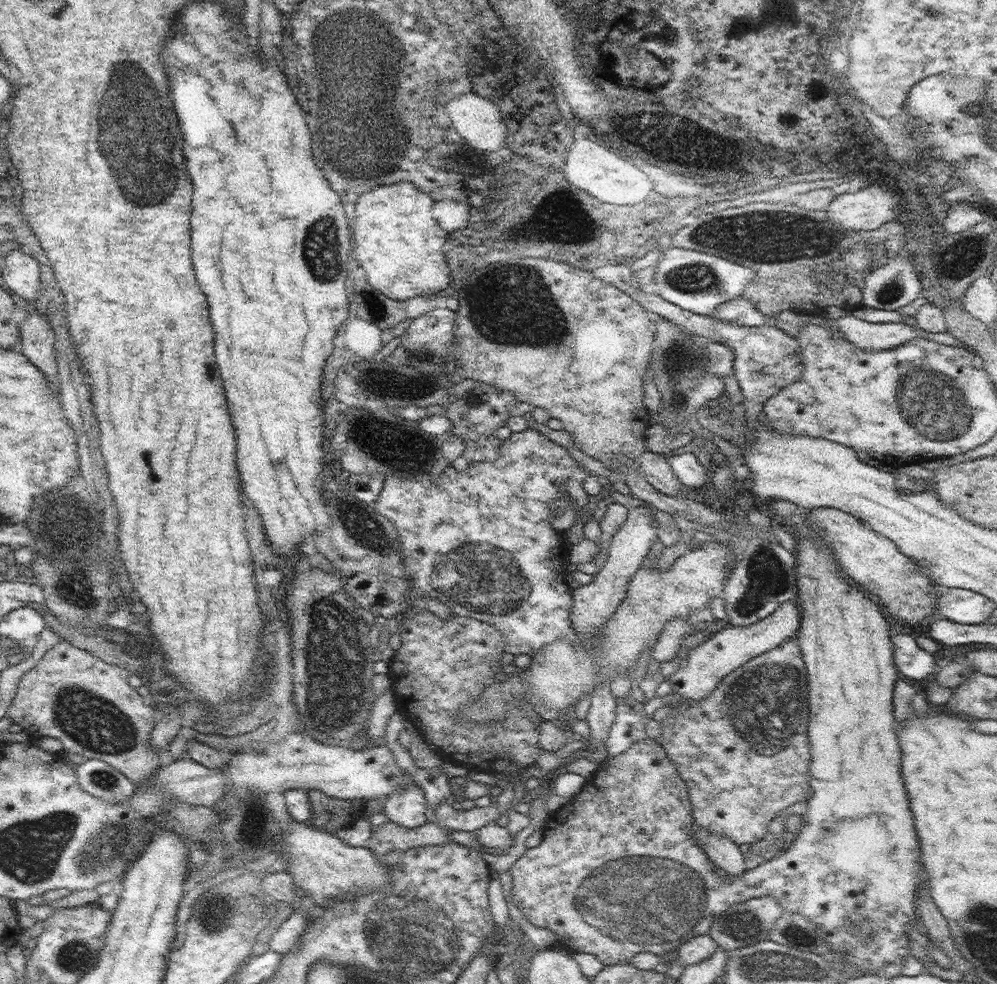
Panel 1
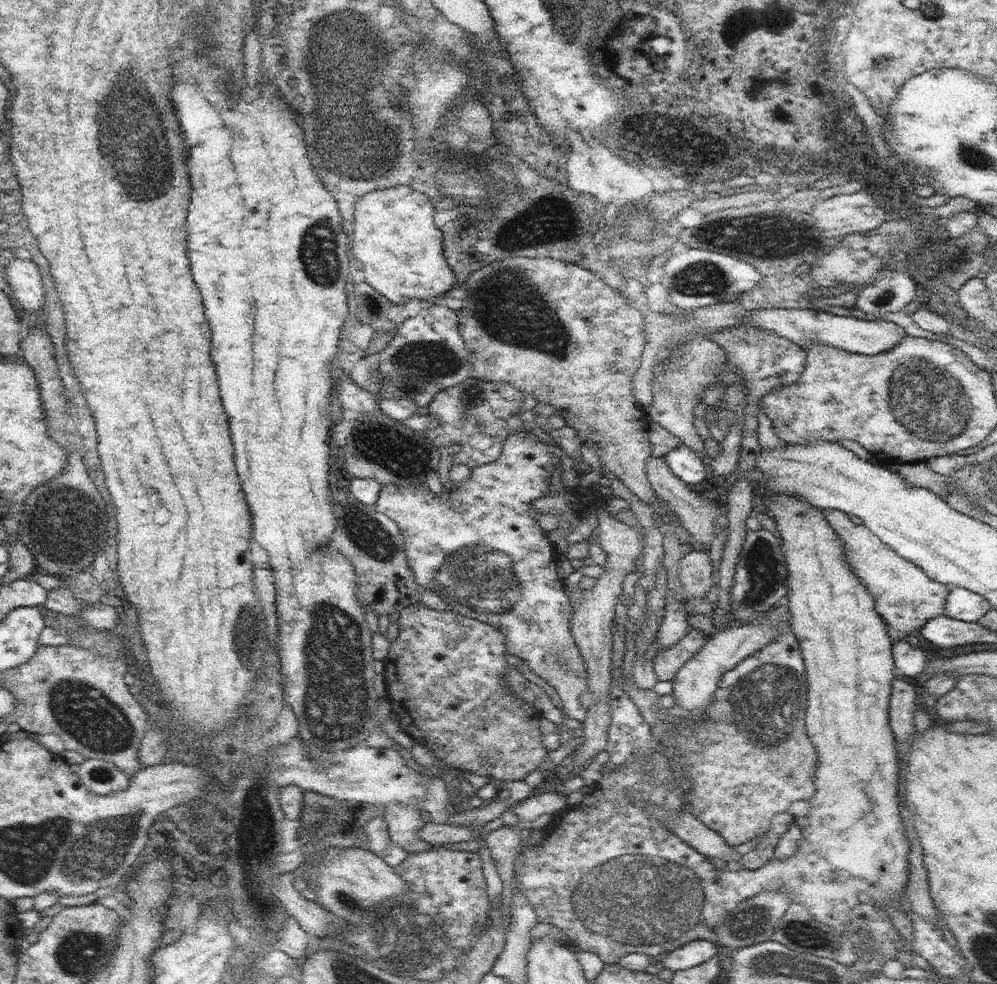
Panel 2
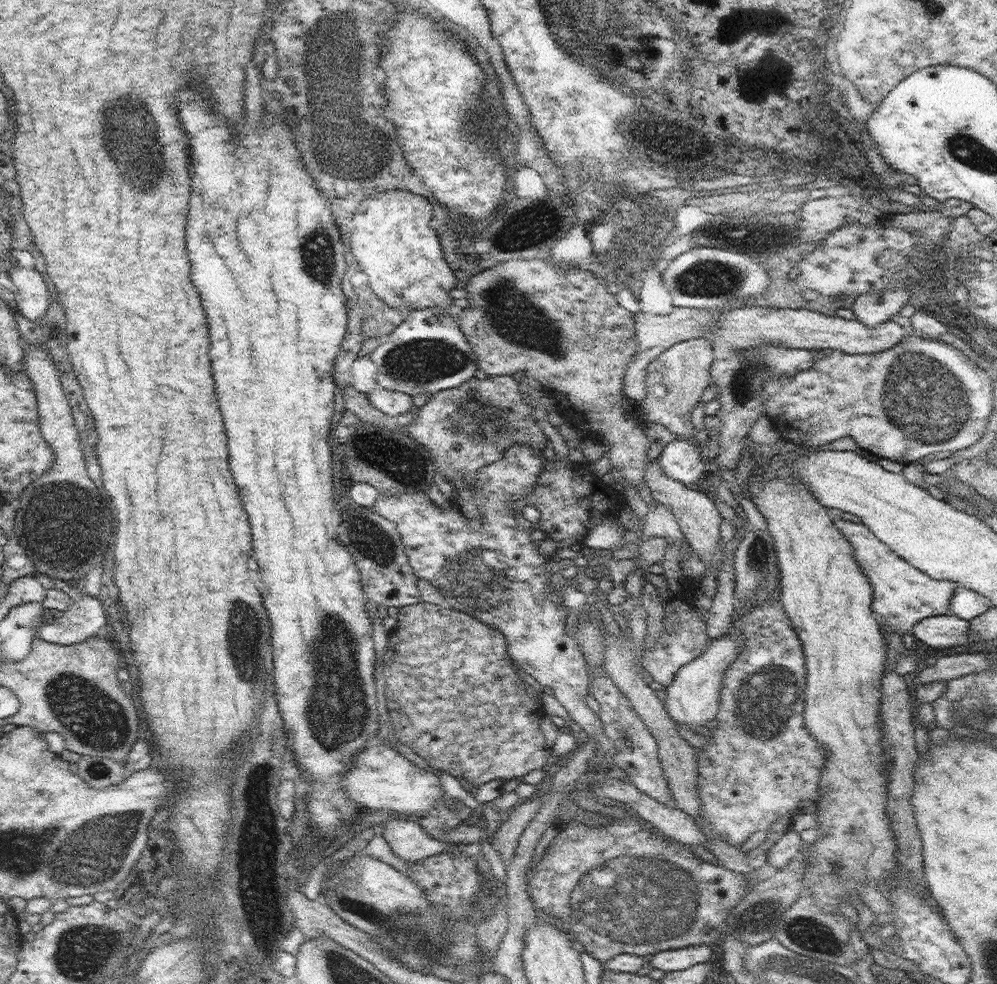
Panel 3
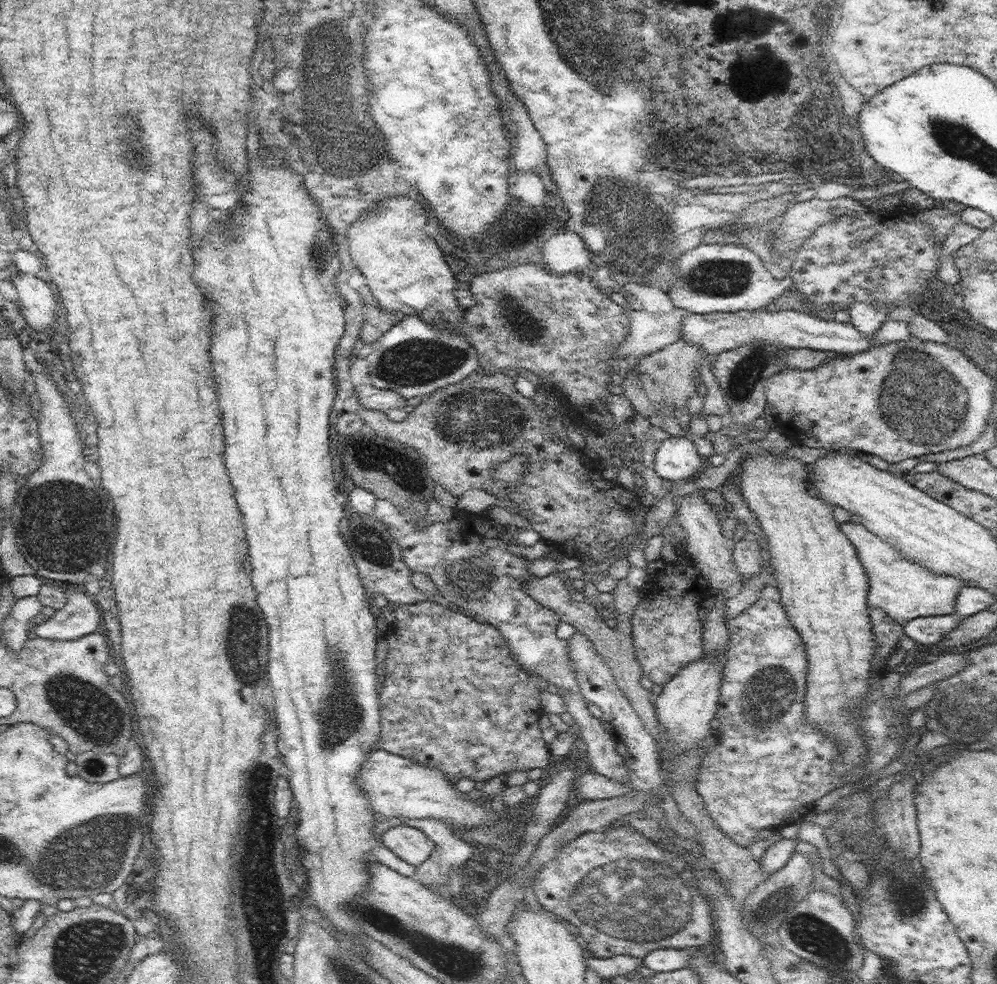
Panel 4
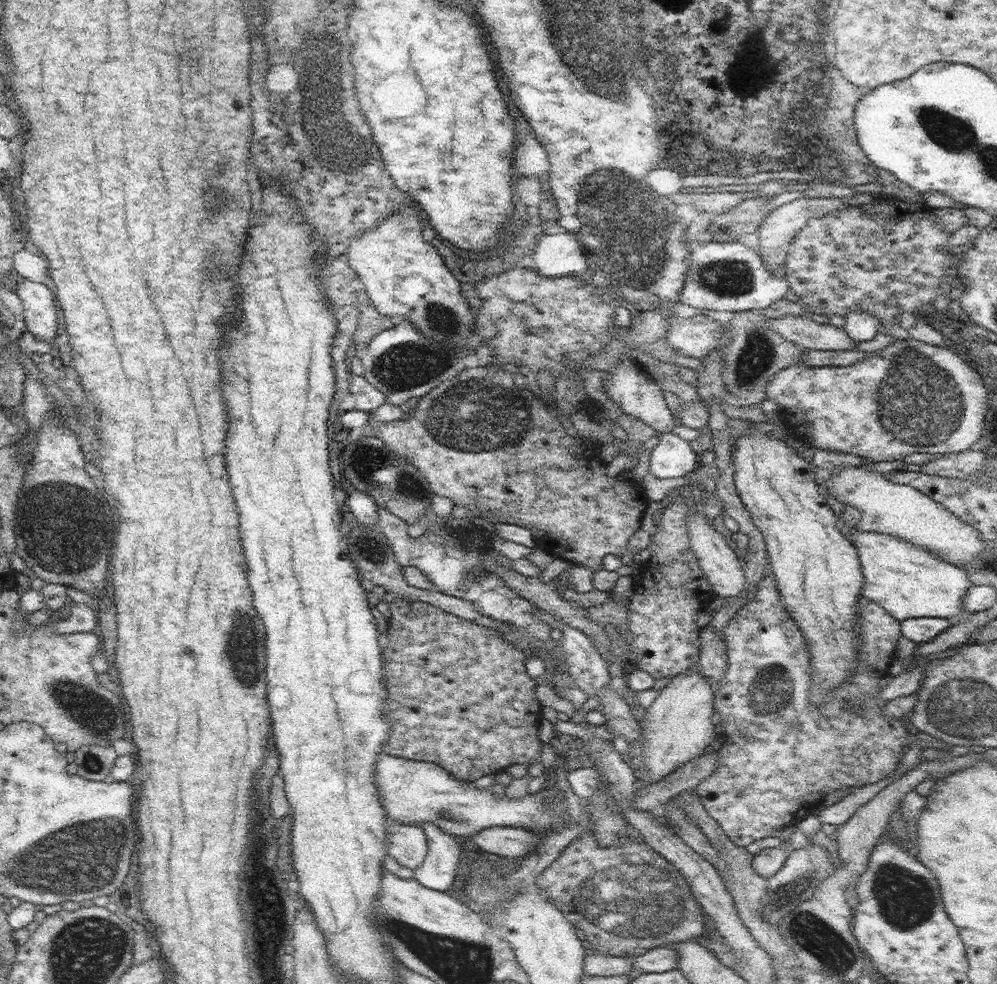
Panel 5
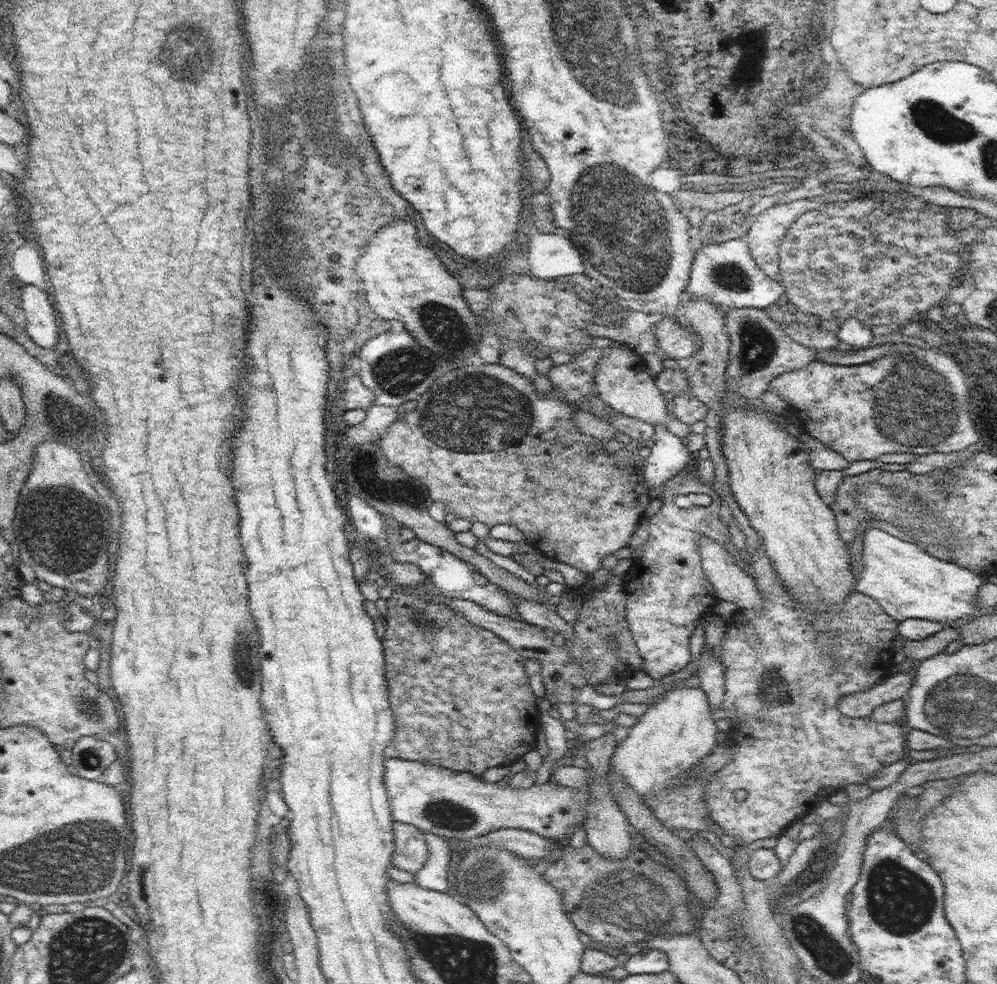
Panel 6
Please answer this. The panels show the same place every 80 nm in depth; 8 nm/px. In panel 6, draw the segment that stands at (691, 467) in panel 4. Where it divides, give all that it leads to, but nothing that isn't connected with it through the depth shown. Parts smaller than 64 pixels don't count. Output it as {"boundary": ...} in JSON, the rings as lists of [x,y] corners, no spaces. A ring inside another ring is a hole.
{"boundary":[[[655,425],[655,433],[653,438],[655,443],[649,447],[650,454],[646,458],[646,467],[644,467],[643,478],[650,492],[658,494],[660,485],[668,482],[670,478],[676,476],[690,462],[690,451],[688,447],[682,443],[682,439],[673,433],[670,433],[666,427]]]}

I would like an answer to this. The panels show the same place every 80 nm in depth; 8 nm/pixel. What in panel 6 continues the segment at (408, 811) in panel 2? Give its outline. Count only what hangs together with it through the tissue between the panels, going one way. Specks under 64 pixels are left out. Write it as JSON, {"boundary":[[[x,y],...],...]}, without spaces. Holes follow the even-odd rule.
{"boundary":[[[393,822],[394,852],[392,862],[396,868],[416,874],[427,861],[425,833],[414,825]]]}

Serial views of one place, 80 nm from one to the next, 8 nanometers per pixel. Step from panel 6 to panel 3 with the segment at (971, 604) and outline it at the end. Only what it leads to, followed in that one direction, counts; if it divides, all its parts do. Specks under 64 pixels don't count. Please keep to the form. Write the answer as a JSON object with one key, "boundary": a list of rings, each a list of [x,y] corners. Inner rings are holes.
{"boundary":[[[834,512],[834,525],[836,529],[847,538],[847,541],[852,546],[854,550],[854,557],[856,558],[856,563],[860,565],[860,569],[864,573],[864,576],[868,578],[872,585],[873,590],[873,601],[871,604],[871,609],[879,616],[882,616],[886,627],[892,629],[892,634],[887,638],[887,644],[889,649],[887,652],[887,661],[885,664],[885,674],[894,671],[894,652],[902,652],[902,650],[894,650],[894,648],[904,648],[904,643],[902,644],[902,638],[894,638],[894,633],[896,634],[910,634],[912,627],[922,621],[923,619],[929,618],[930,616],[940,616],[946,615],[949,612],[950,601],[953,597],[955,588],[957,585],[952,580],[936,580],[930,578],[927,574],[924,574],[918,568],[911,566],[908,562],[905,562],[900,556],[895,555],[894,550],[890,549],[886,544],[876,537],[870,530],[862,524],[854,524],[854,522],[849,522],[848,520],[842,520],[836,512]]]}

